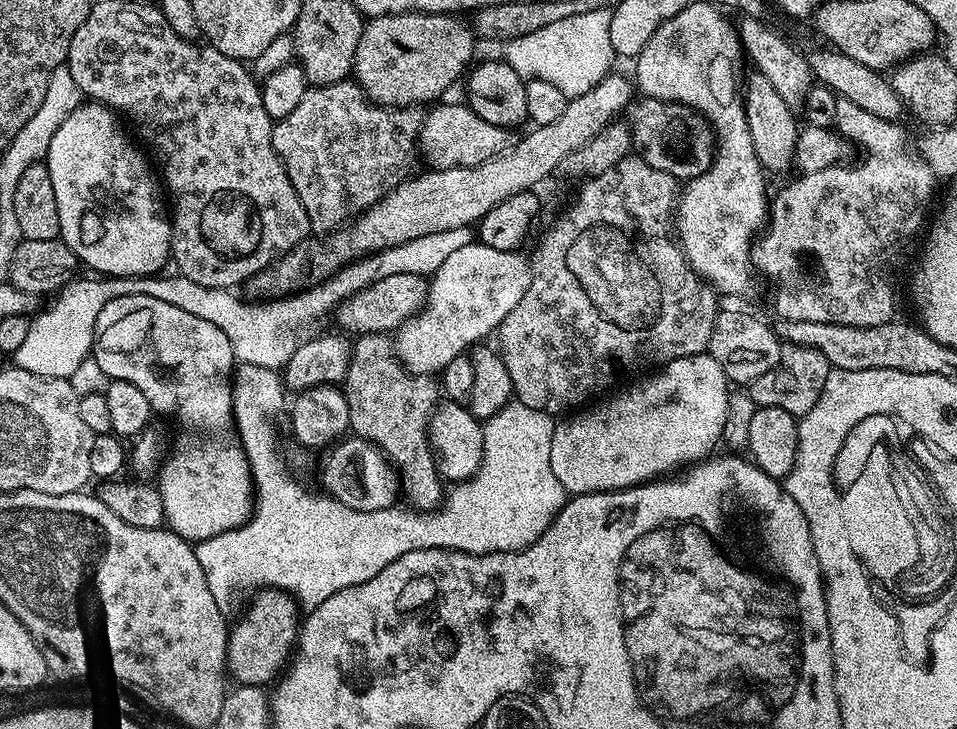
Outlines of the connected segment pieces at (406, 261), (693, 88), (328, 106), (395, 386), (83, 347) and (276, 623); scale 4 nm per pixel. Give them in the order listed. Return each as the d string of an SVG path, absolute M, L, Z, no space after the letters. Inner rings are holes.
M420 238L402 242L393 248L384 248L371 256L363 257L351 264L345 264L333 272L327 280L313 283L305 290L287 295L285 298L272 298L267 302L243 304L238 297L226 288L207 288L198 286L190 278L179 274L157 274L152 282L152 297L162 298L164 302L179 306L195 316L204 316L206 322L214 322L234 342L236 359L241 364L266 366L283 369L290 362L290 354L298 350L305 340L312 339L321 331L320 323L328 315L335 313L340 305L365 288L371 288L374 282L390 278L390 274L418 274L424 276L428 260L420 260ZM262 303L262 304L260 304ZM266 303L266 304L264 304Z
M693 2L686 6L686 10L682 10L682 14L674 14L670 22L662 22L662 26L654 30L654 38L650 38L639 56L635 57L634 84L645 96L685 104L705 116L712 125L712 131L718 137L716 156L702 175L683 185L674 209L674 232L692 271L707 280L717 293L729 292L732 296L740 296L752 288L752 245L754 237L765 227L768 219L770 191L764 185L766 173L758 162L758 154L754 154L754 142L750 142L750 130L744 113L742 80L736 77L740 58L742 59L737 25L728 21L724 17L727 15L715 3L712 4Z
M351 79L309 87L302 94L302 102L298 102L284 120L277 120L272 125L272 145L306 210L309 229L313 233L333 233L409 179L414 172L416 156L418 160L418 141L424 118L425 113L416 106L386 108L371 103L359 84Z
M366 332L355 337L352 346L352 358L348 373L343 382L344 397L350 406L348 419L351 431L357 437L368 439L384 452L384 455L395 465L399 473L399 483L402 485L402 496L413 509L421 512L431 512L440 507L445 495L446 484L436 467L436 454L432 441L428 436L428 425L432 422L432 414L436 405L441 403L442 388L436 384L431 375L409 372L399 356L396 355L396 345L391 335L382 332Z
M49 303L31 319L30 331L14 353L15 367L30 370L30 374L69 379L90 356L101 312L102 308L60 308L54 312L53 303ZM44 314L48 314L48 322L44 320Z
M268 590L257 595L255 600L256 605L245 614L240 625L231 629L228 642L227 671L231 679L240 686L268 686L272 679L275 681L281 675L280 667L284 663L285 667L293 655L294 645L298 640L298 629L302 624L301 609L289 592Z

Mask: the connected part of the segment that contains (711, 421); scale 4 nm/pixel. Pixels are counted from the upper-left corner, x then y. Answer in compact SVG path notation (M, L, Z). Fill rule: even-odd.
M707 354L687 356L645 376L648 377L630 385L625 392L613 391L608 394L613 396L605 395L600 398L605 400L597 399L588 406L593 408L585 407L564 418L569 420L556 424L550 442L550 470L554 470L554 478L562 482L565 493L585 496L588 492L616 492L620 488L633 488L635 484L646 484L657 478L667 477L680 470L675 468L680 468L683 464L699 464L717 451L716 443L721 443L726 424L730 393L728 375L718 361Z

